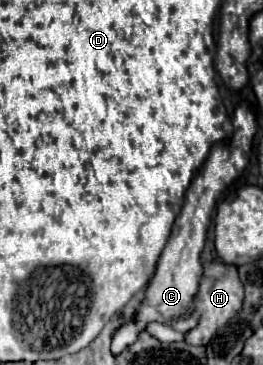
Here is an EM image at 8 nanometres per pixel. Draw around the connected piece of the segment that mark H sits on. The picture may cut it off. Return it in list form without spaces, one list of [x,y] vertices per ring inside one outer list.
[[[209,261],[203,263],[203,275],[199,281],[199,291],[193,301],[193,311],[199,313],[197,327],[185,333],[185,343],[189,345],[207,345],[209,339],[215,335],[215,329],[225,325],[243,305],[243,285],[237,277],[235,265],[227,265],[223,261]]]

